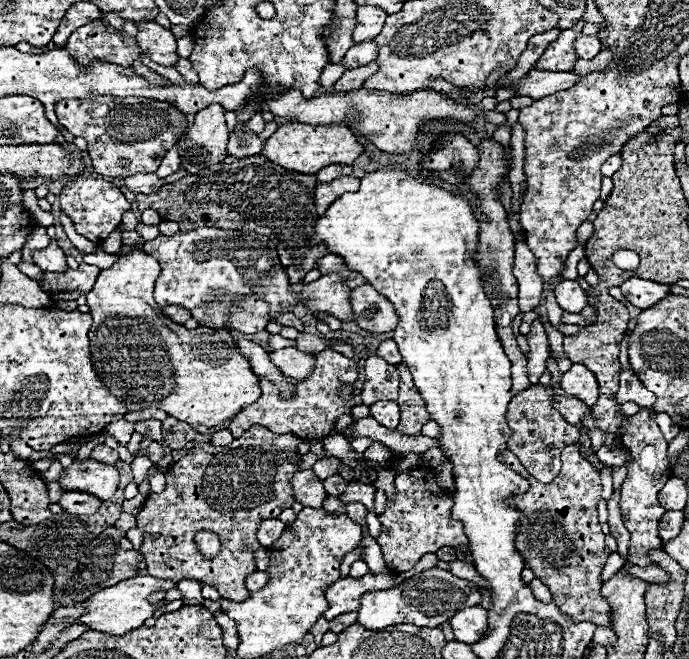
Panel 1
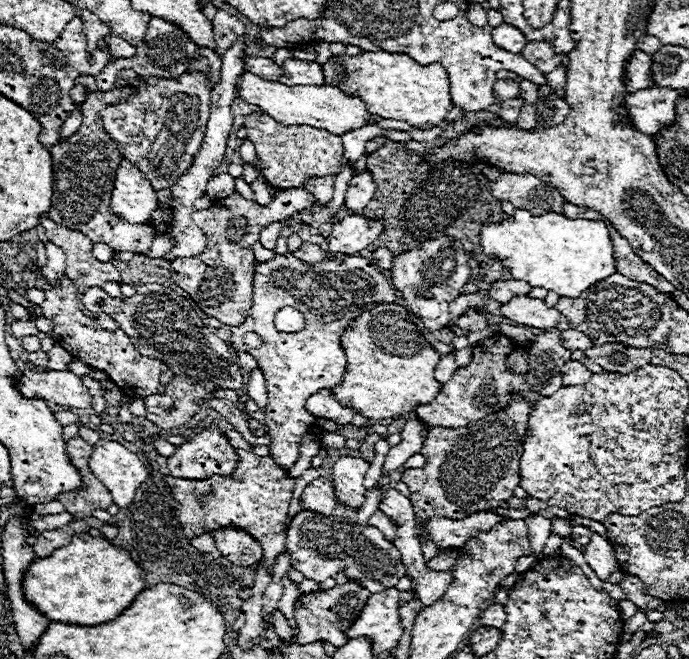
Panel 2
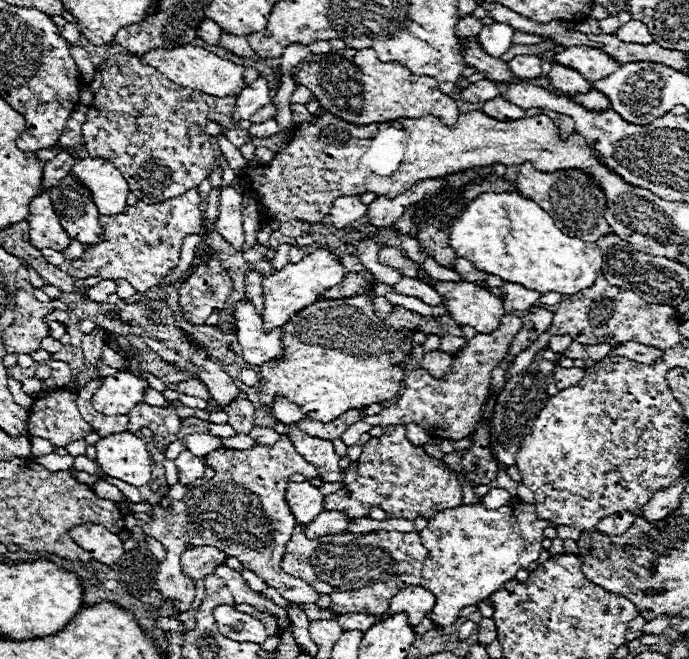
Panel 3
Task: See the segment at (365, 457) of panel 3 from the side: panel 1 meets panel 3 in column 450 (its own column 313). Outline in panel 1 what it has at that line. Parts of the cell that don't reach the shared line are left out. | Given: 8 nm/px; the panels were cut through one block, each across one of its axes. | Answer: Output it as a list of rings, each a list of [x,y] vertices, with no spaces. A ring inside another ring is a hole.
[[[300,470],[292,478],[292,486],[294,486],[294,500],[300,502],[302,506],[308,506],[308,508],[322,506],[322,500],[326,498],[326,494],[322,492],[322,482],[316,478],[312,470]]]

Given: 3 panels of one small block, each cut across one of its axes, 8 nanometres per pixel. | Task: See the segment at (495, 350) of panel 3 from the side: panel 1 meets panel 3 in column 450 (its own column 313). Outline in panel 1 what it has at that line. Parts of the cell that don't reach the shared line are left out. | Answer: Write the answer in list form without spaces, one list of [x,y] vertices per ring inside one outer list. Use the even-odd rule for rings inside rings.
[[[326,348],[316,356],[316,364],[314,370],[308,378],[304,380],[290,380],[294,386],[294,396],[292,398],[282,398],[278,386],[274,386],[274,382],[268,382],[266,378],[260,378],[260,398],[256,402],[252,402],[252,406],[246,406],[240,414],[236,414],[228,426],[228,430],[232,432],[232,436],[240,436],[242,432],[246,432],[250,426],[260,424],[276,434],[296,434],[302,440],[320,440],[326,438],[330,434],[334,434],[334,426],[338,422],[338,418],[342,414],[350,414],[352,416],[352,406],[356,406],[354,402],[354,394],[348,400],[340,398],[340,390],[344,384],[350,384],[354,388],[356,380],[358,380],[358,364],[346,356],[342,356],[340,352]]]

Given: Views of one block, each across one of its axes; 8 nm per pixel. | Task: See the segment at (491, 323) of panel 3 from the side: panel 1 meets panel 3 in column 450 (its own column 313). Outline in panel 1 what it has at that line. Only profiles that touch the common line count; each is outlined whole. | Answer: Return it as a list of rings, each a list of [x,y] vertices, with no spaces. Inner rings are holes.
[[[338,274],[320,276],[316,282],[302,284],[298,300],[302,306],[308,308],[312,316],[318,312],[326,312],[342,322],[352,322],[350,310],[350,288]]]

